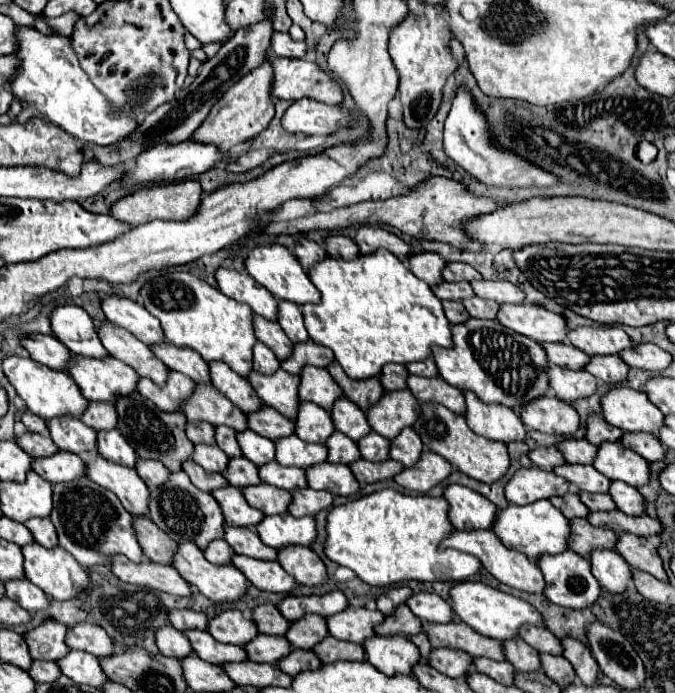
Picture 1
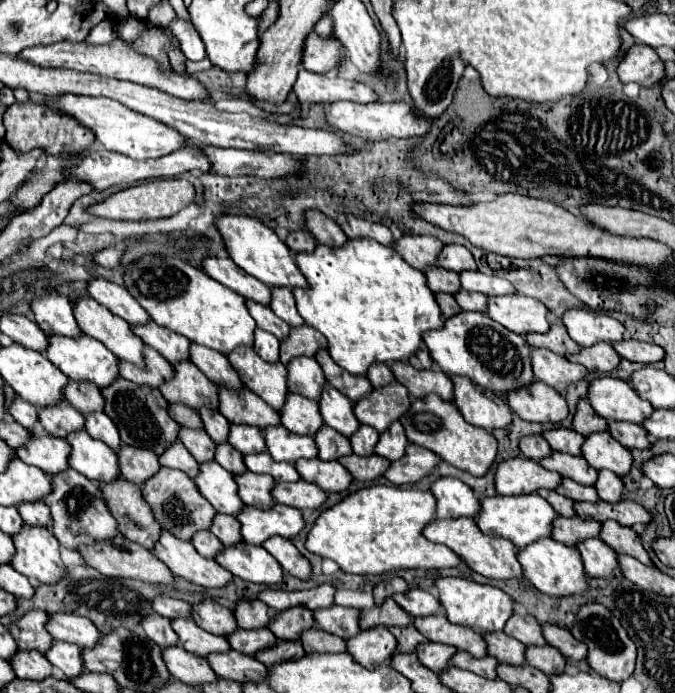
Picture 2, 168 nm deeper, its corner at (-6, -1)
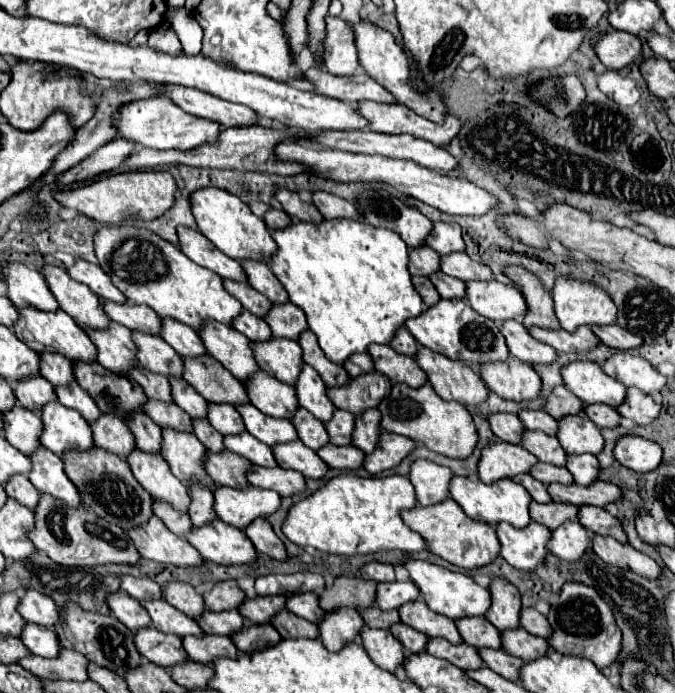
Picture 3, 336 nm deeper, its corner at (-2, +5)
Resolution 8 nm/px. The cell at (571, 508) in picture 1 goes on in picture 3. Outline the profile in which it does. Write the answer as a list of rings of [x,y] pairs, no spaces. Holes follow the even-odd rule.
[[[520,474],[520,476],[516,476],[514,478],[516,482],[520,482],[528,492],[530,492],[530,496],[536,500],[536,502],[552,502],[552,498],[550,498],[550,494],[548,494],[548,488],[542,484],[542,482],[538,482],[536,478],[532,478],[530,474]]]

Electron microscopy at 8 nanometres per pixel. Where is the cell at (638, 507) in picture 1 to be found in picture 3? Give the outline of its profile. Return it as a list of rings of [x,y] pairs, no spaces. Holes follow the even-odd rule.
[[[572,454],[572,456],[568,456],[566,468],[574,476],[576,484],[582,484],[582,486],[596,482],[598,476],[600,476],[600,462],[592,454],[580,454],[580,456]]]

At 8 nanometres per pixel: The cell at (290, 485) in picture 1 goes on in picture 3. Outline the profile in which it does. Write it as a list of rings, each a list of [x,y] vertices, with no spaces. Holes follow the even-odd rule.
[[[242,432],[240,436],[226,436],[224,446],[226,446],[226,450],[248,458],[252,464],[258,464],[264,468],[276,468],[278,466],[272,448],[268,448],[266,444],[262,444],[260,440],[256,440],[248,432]]]

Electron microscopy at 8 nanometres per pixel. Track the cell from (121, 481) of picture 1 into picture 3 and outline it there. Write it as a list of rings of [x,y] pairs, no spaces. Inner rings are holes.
[[[50,402],[42,408],[40,418],[44,422],[40,442],[54,454],[60,456],[68,450],[92,450],[92,428],[76,410],[68,410],[58,402]]]

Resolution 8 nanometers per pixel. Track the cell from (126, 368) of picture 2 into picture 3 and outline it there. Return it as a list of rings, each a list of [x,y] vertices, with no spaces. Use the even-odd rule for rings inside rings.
[[[112,322],[108,330],[86,330],[86,332],[98,348],[98,364],[116,374],[128,374],[136,366],[138,360],[136,360],[136,342],[132,340],[132,330]]]

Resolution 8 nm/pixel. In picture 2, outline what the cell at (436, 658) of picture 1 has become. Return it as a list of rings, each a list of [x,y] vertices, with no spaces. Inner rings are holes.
[[[424,642],[416,646],[416,656],[420,664],[430,668],[432,672],[442,672],[450,666],[450,656],[456,652],[456,648],[446,646],[446,644],[436,644],[436,642]]]

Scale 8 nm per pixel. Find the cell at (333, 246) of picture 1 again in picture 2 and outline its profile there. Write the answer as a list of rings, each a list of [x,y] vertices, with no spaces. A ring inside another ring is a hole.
[[[308,210],[304,214],[306,220],[306,230],[316,238],[316,242],[320,244],[328,244],[328,246],[342,246],[348,238],[342,232],[342,228],[328,216],[324,216],[318,210]]]

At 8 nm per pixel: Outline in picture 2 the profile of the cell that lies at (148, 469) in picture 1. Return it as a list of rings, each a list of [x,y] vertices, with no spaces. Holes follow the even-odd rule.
[[[122,444],[116,456],[118,456],[118,468],[122,478],[136,484],[142,484],[148,476],[156,474],[156,470],[160,468],[158,456],[152,454],[152,450]]]

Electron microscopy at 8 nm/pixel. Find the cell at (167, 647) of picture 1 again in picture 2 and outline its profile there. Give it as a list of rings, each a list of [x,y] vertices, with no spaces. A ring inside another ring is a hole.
[[[148,614],[148,616],[140,618],[140,626],[146,632],[146,636],[152,642],[156,642],[160,648],[176,644],[176,634],[174,634],[174,630],[170,630],[172,626],[170,626],[168,618],[162,618],[158,614]]]

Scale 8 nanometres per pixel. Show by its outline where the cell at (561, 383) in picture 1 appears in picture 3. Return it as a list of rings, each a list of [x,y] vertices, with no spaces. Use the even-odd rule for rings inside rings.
[[[508,320],[502,322],[500,332],[506,336],[506,344],[508,350],[514,358],[534,366],[534,364],[552,364],[558,354],[556,350],[552,350],[548,344],[538,342],[530,336],[530,332],[516,320]]]

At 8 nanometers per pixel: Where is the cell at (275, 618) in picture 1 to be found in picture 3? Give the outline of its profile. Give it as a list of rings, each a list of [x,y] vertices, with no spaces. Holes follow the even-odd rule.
[[[224,580],[212,586],[212,590],[204,592],[206,608],[212,612],[226,612],[238,610],[240,604],[246,600],[244,590],[236,584],[236,580]]]

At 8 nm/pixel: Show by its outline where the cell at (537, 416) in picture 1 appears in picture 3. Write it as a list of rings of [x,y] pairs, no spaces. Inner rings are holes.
[[[516,358],[506,362],[482,364],[480,366],[482,380],[488,388],[504,400],[538,400],[542,396],[542,380],[536,370]]]

